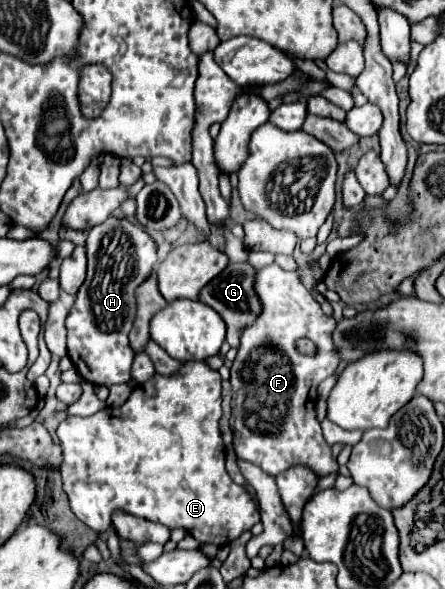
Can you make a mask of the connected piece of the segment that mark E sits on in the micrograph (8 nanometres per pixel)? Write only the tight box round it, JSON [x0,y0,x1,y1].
[56,361,260,547]

